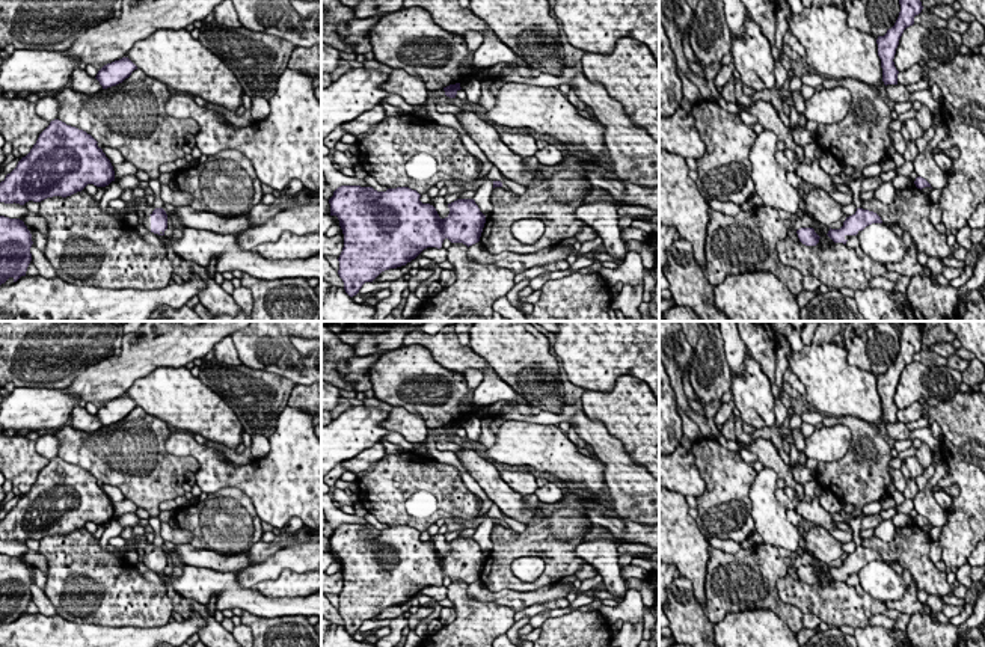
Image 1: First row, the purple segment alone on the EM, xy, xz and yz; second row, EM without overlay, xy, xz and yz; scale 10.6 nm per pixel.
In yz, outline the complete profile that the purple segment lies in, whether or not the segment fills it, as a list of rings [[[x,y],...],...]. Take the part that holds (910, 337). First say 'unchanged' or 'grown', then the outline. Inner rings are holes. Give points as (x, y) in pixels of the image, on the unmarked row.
unchanged; [[[904,321],[901,327],[901,350],[891,366],[884,374],[878,374],[878,394],[881,397],[884,422],[898,422],[899,409],[894,404],[894,392],[904,368],[914,362],[914,354],[923,347],[920,321]]]

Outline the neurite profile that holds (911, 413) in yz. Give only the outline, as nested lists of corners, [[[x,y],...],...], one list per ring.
[[[920,401],[913,403],[910,407],[898,412],[898,421],[908,424],[917,421],[922,416],[923,404]]]

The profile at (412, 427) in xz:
[[[392,407],[389,418],[382,422],[382,427],[400,433],[410,443],[422,443],[428,436],[425,421],[404,407]]]

